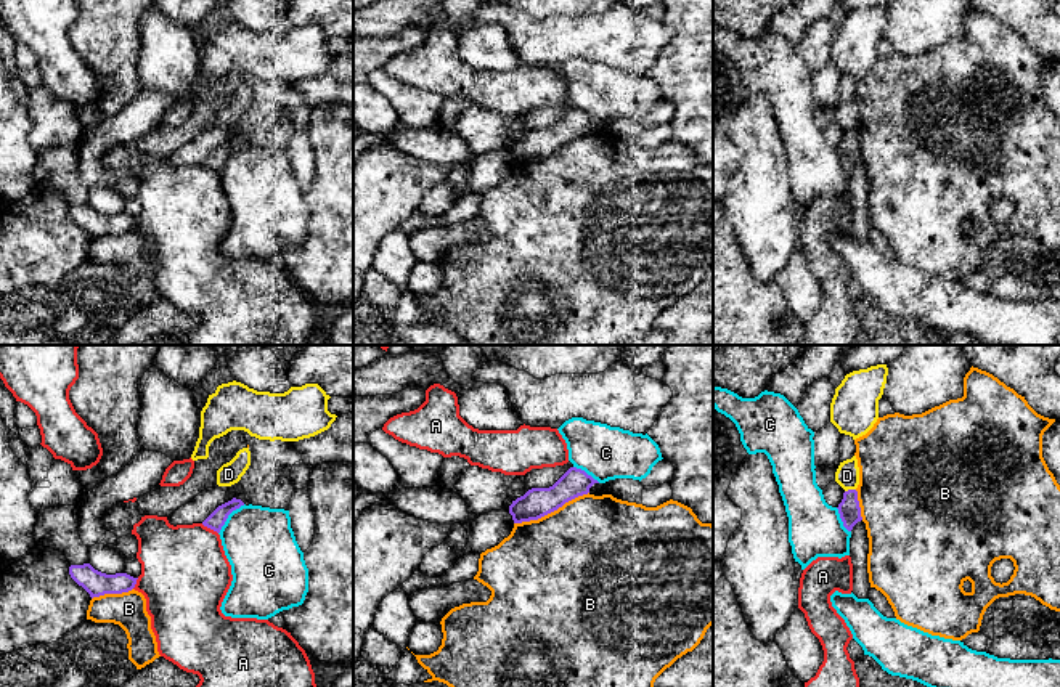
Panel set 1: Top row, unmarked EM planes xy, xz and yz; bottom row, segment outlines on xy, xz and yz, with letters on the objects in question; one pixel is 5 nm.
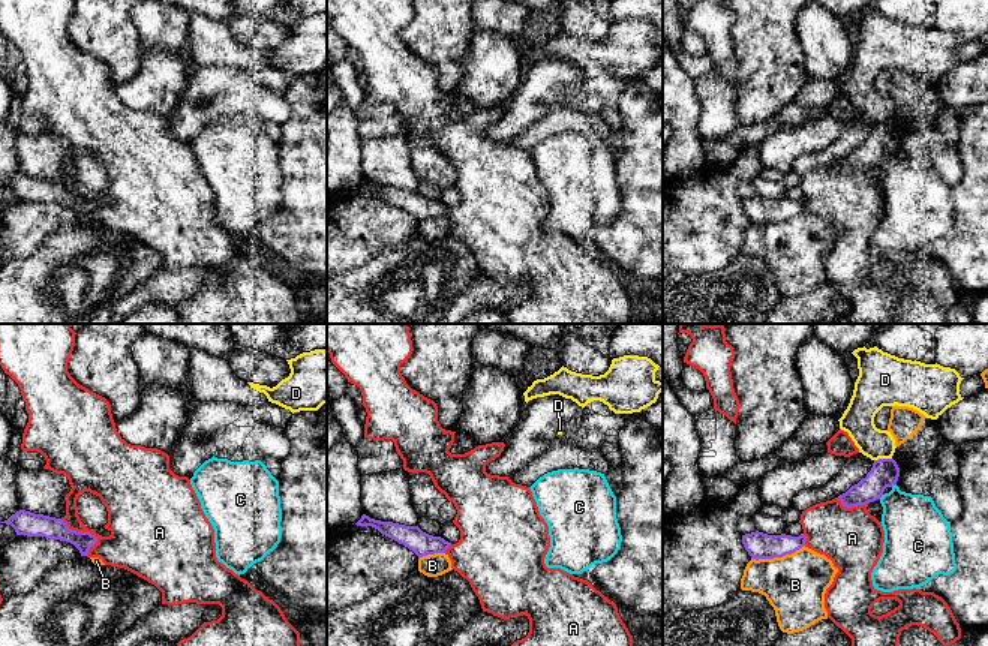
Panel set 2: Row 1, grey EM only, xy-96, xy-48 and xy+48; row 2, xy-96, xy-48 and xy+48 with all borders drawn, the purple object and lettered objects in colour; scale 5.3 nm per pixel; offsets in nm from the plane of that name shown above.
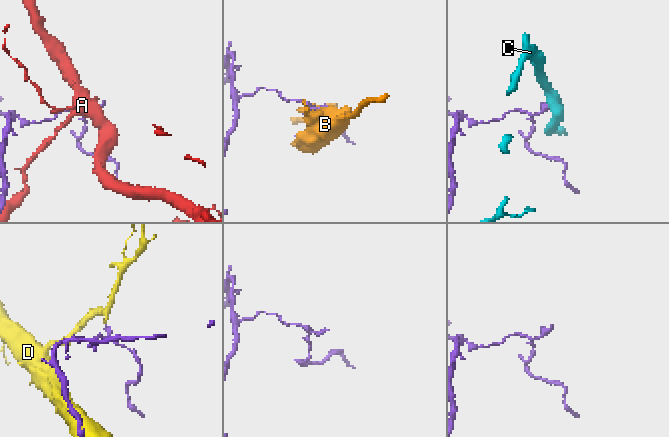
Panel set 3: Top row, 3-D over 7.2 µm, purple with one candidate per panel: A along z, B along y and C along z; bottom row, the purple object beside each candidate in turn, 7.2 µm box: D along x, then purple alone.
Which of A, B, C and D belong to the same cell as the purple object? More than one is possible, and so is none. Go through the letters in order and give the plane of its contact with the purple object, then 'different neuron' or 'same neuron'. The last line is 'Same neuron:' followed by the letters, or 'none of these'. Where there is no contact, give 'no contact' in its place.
A: meets purple in xy; different neuron
B: meets purple in xz; different neuron
C: meets purple in xy; different neuron
D: meets purple in yz; different neuron
Same neuron: none of these

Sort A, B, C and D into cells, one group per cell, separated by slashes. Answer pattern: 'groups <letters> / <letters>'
groups A / B / C / D

